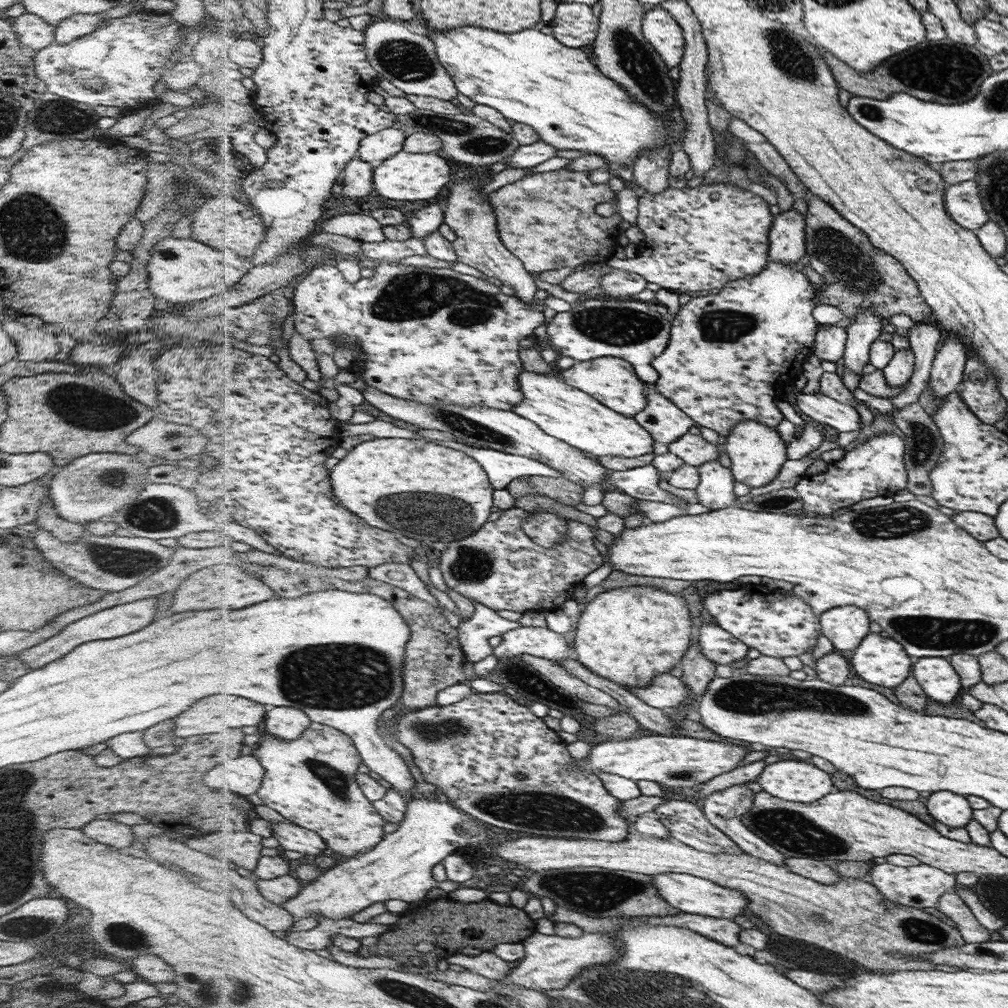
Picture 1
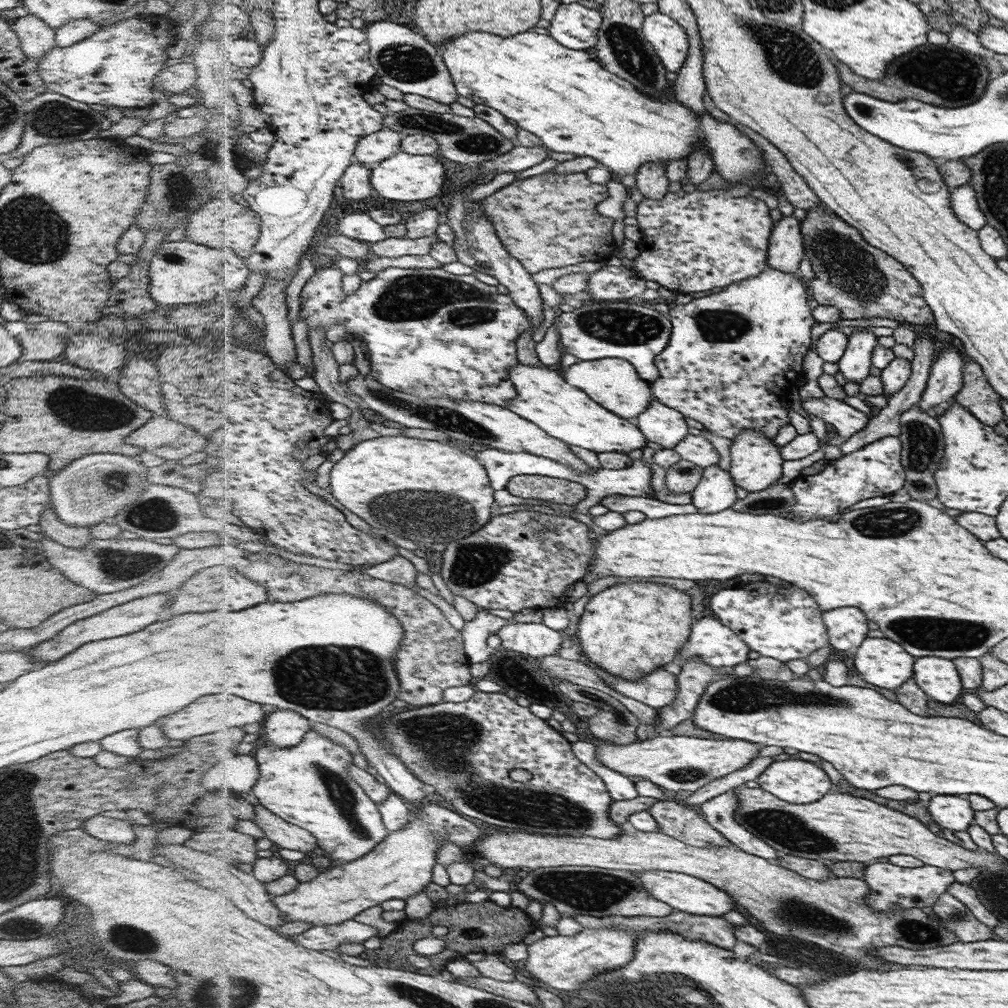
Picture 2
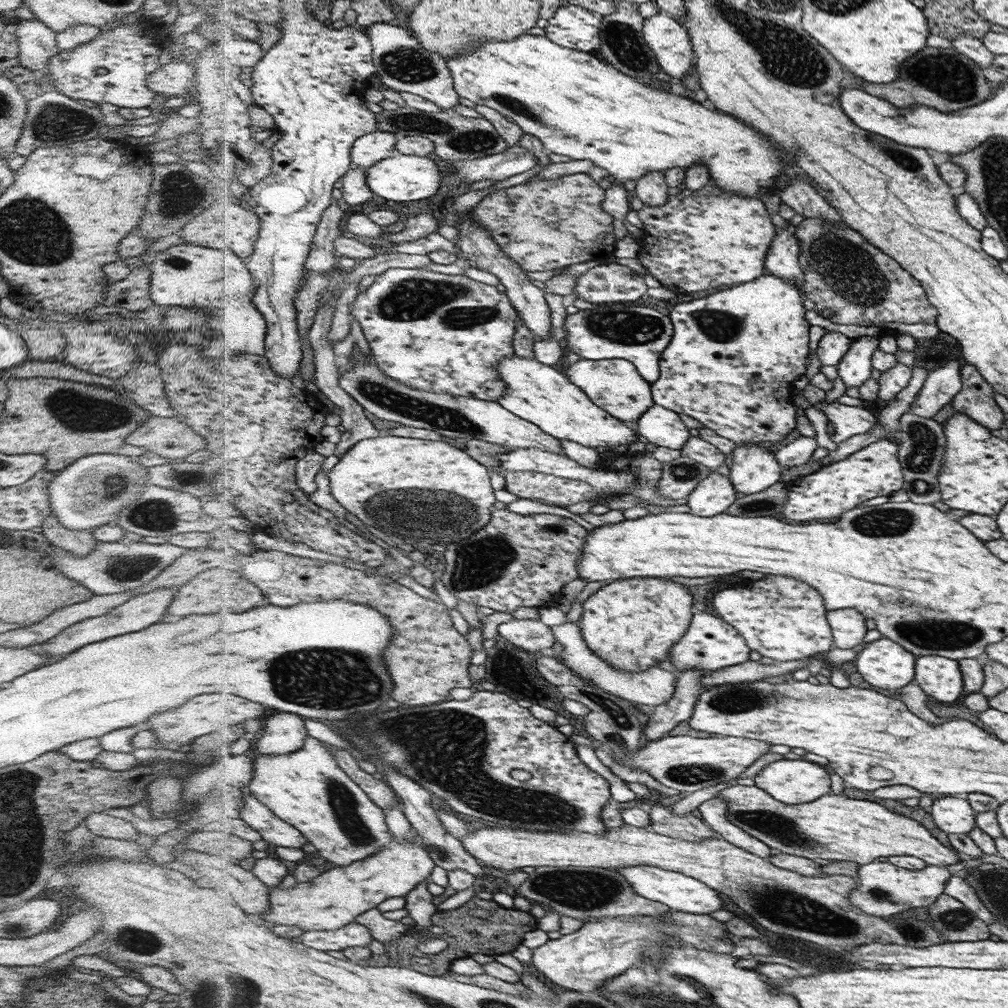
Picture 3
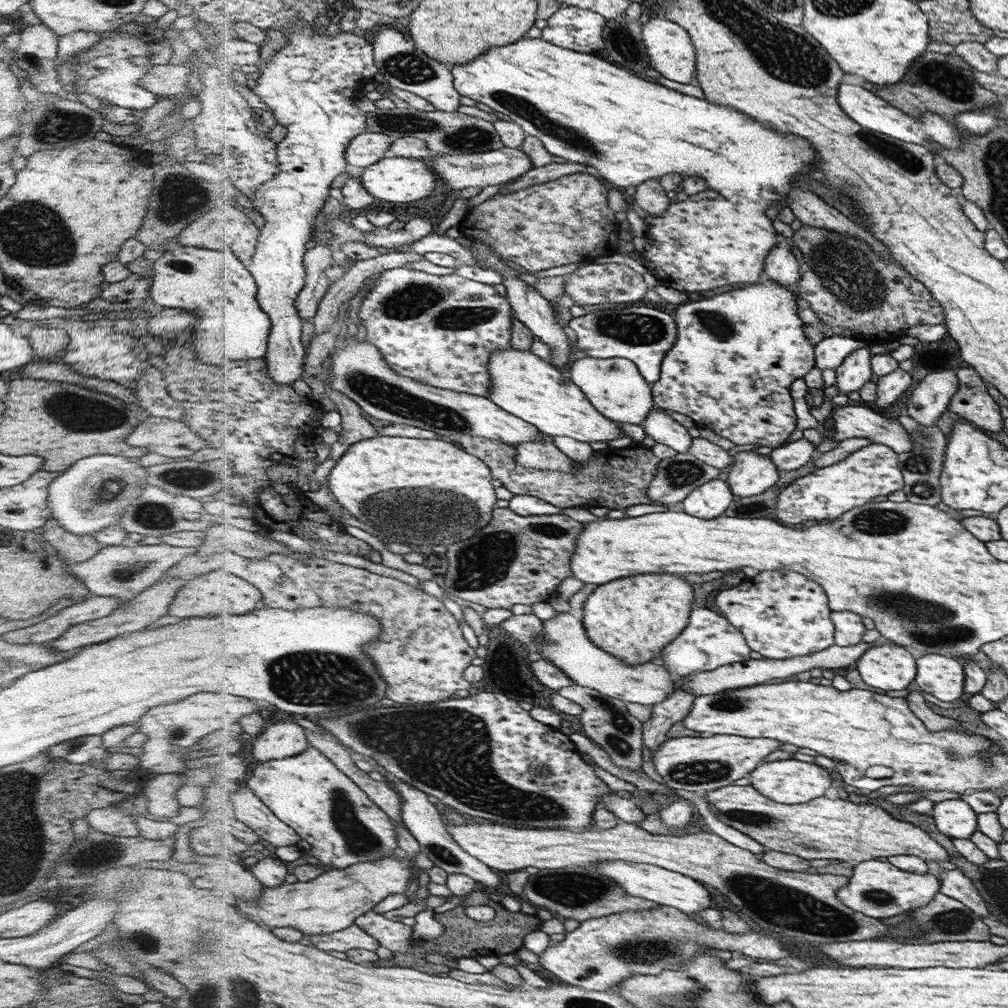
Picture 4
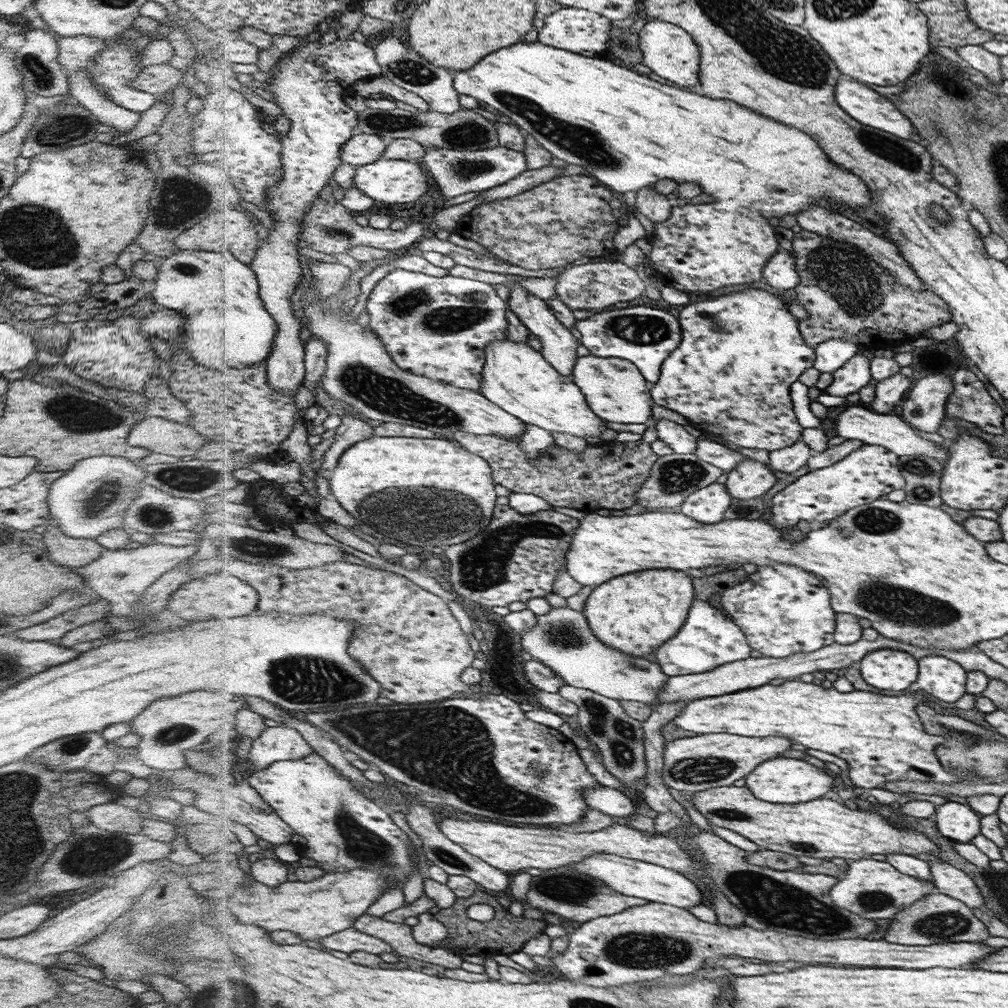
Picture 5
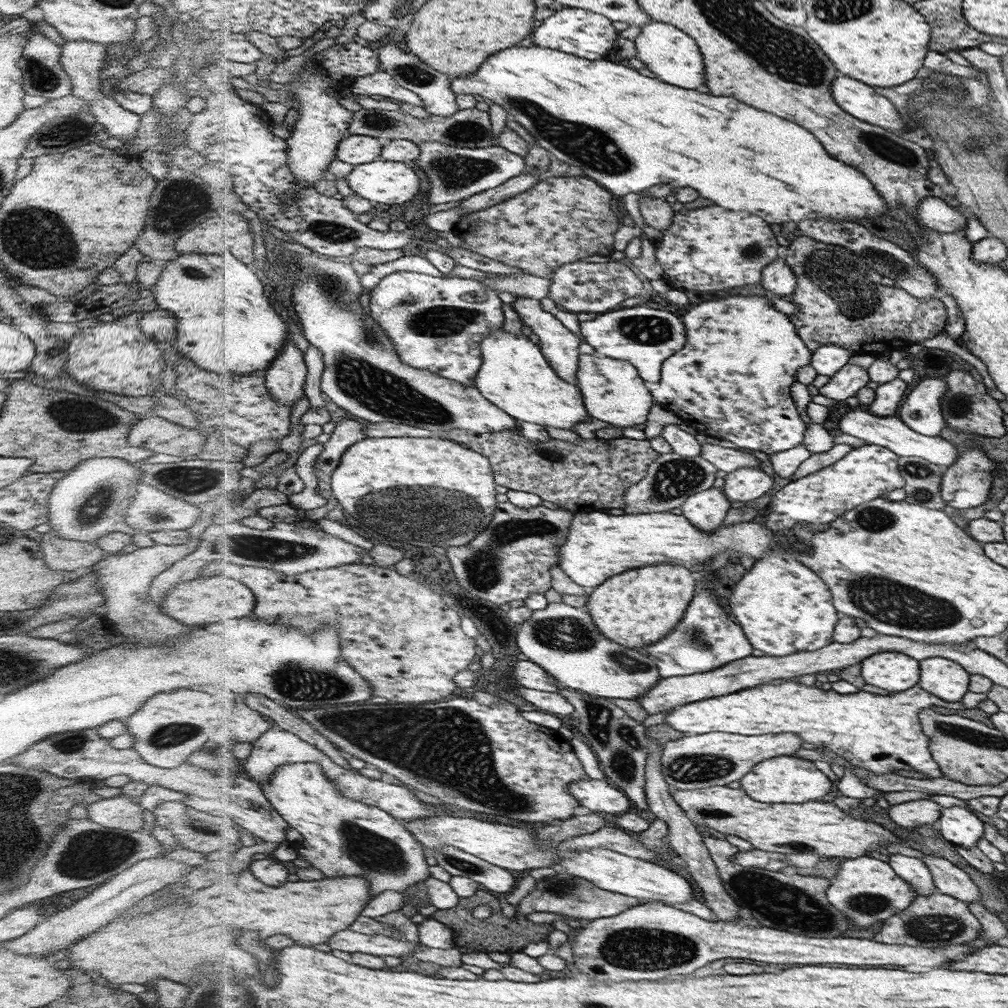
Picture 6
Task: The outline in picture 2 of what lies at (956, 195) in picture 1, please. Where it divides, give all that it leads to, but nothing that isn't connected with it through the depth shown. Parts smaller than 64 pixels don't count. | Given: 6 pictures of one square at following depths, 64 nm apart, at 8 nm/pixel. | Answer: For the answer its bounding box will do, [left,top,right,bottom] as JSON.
[951,185,987,231]

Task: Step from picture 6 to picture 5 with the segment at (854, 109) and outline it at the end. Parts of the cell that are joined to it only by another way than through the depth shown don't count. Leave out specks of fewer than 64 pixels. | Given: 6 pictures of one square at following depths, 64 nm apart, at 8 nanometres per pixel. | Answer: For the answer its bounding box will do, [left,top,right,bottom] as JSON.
[835,80,918,140]

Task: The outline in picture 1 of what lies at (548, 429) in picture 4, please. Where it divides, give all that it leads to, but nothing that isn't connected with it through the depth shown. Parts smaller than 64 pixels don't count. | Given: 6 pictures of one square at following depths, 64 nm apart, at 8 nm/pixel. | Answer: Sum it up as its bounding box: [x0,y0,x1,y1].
[515,370,655,458]

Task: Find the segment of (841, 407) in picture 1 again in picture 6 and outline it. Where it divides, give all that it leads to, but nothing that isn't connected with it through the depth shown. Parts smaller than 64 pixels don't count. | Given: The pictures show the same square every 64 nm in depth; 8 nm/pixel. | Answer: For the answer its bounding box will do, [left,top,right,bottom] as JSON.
[840,408,961,470]

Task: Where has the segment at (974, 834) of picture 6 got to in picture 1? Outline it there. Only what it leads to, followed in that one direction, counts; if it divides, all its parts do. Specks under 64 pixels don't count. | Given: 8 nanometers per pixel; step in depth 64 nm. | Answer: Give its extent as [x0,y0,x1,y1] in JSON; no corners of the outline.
[927,790,974,828]

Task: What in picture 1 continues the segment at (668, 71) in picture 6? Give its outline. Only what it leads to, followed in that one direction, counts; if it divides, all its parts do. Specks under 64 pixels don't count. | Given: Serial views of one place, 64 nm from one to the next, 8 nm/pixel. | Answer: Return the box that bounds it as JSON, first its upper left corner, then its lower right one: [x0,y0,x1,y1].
[643,7,686,68]

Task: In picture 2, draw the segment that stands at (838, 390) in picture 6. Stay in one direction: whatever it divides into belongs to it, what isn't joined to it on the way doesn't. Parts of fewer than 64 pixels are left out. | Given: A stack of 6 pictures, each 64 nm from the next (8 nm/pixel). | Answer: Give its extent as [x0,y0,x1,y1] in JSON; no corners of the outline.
[837,327,878,384]

